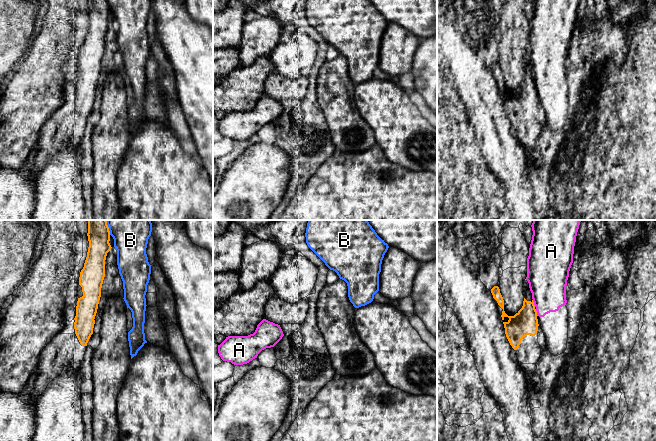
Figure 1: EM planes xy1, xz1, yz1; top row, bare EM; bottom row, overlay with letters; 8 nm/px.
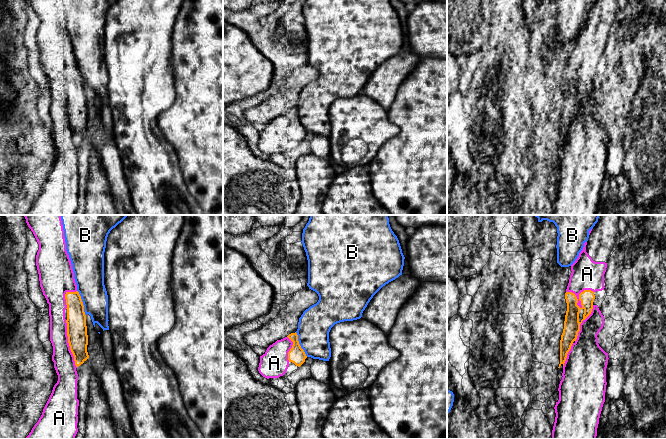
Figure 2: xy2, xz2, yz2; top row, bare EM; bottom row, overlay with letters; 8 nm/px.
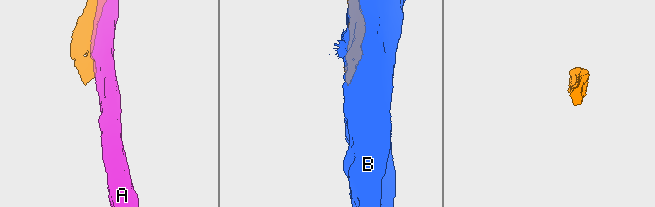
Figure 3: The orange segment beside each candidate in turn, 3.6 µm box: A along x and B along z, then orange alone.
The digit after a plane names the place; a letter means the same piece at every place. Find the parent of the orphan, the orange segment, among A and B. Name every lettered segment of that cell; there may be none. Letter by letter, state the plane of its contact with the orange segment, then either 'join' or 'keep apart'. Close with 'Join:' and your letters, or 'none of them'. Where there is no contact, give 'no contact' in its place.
A: contact in yz2; keep apart
B: contact in xy2; keep apart
Join: none of them

